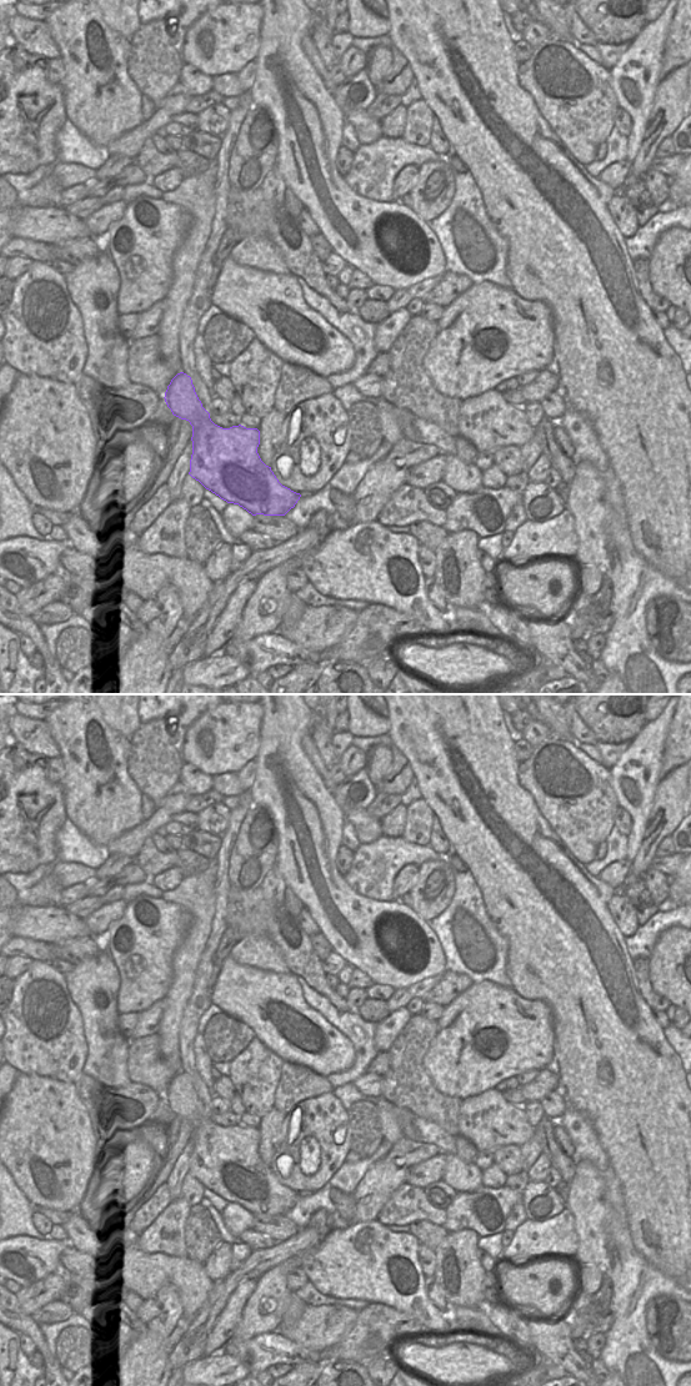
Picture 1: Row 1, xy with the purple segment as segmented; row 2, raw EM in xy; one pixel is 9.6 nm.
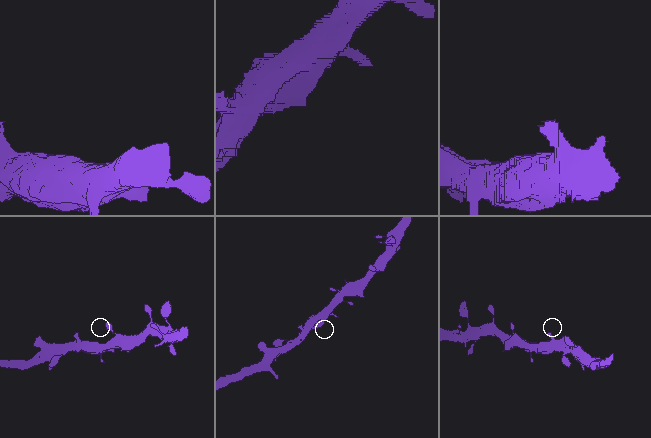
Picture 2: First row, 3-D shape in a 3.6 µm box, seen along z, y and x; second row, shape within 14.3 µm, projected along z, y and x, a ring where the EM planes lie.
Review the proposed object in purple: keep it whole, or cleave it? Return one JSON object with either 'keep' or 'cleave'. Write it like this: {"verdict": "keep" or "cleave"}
{"verdict": "keep"}

